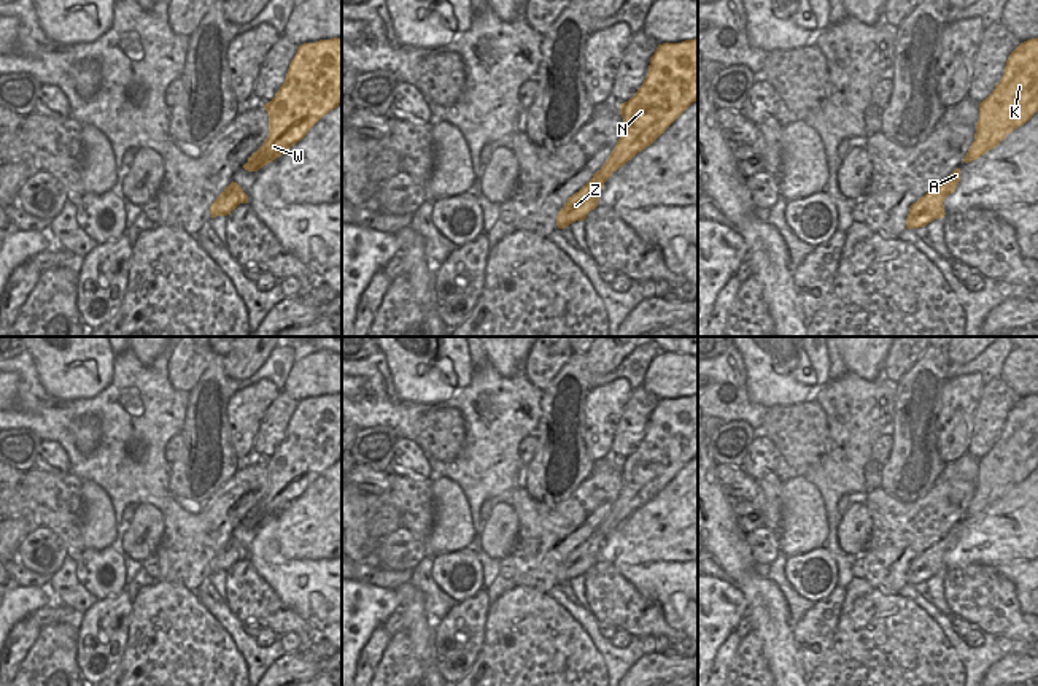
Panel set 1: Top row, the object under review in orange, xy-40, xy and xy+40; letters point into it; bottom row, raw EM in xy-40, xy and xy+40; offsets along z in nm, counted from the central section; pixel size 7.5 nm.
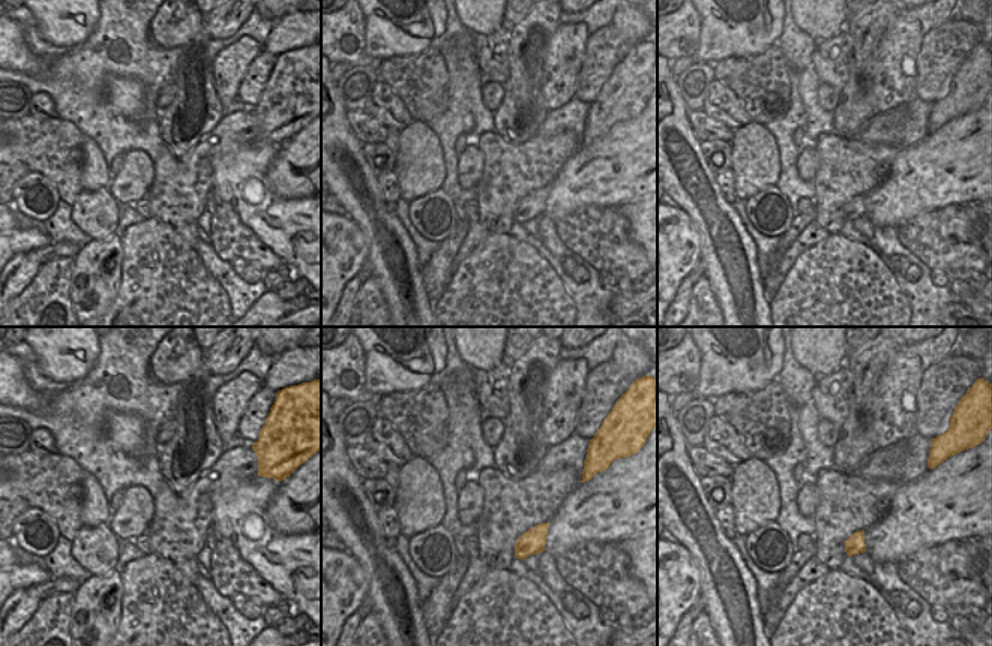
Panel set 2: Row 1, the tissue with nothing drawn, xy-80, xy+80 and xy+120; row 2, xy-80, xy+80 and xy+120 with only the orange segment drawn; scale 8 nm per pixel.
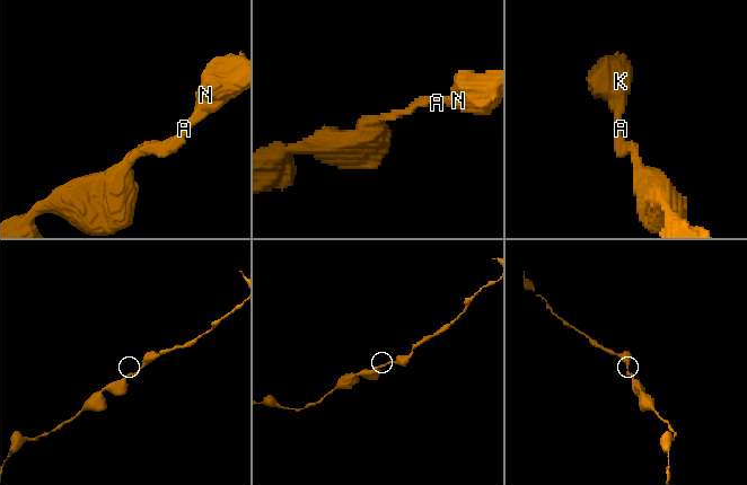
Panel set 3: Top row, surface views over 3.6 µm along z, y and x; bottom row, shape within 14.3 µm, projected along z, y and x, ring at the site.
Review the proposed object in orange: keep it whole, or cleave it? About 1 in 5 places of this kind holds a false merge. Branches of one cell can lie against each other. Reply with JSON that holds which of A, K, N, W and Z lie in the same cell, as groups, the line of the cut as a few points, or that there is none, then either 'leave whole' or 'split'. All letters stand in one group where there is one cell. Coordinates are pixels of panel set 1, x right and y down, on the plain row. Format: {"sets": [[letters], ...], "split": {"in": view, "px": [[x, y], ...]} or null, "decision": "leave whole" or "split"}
{"sets": [["A", "K", "N", "W", "Z"]], "split": null, "decision": "leave whole"}

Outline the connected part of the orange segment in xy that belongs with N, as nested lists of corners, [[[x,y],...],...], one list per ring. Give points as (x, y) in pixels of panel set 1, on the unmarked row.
[[[698,394],[658,400],[642,441],[620,461],[623,486],[614,507],[593,534],[567,554],[556,572],[558,584],[583,576],[598,562],[612,529],[650,502],[696,456]]]

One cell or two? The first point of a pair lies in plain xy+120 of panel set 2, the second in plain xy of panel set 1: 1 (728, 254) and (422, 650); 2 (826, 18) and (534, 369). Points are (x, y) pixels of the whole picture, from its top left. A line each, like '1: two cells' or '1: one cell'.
1: one cell
2: two cells

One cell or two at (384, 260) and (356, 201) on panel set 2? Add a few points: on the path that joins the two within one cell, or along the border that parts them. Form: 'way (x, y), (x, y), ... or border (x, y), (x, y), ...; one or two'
way (381, 245), (381, 227), (371, 216); one

